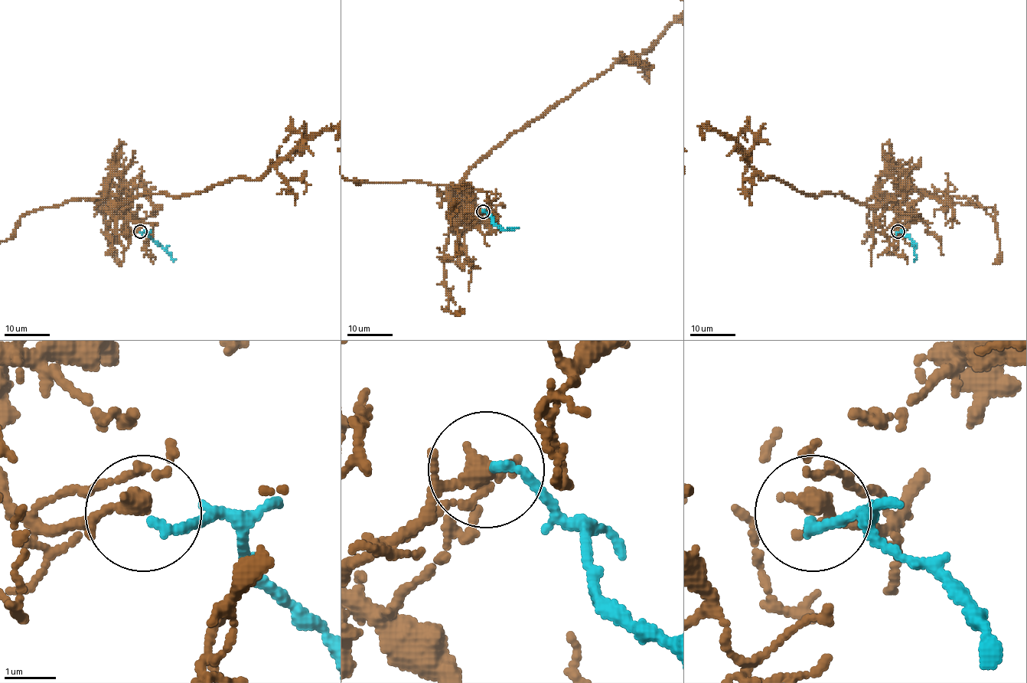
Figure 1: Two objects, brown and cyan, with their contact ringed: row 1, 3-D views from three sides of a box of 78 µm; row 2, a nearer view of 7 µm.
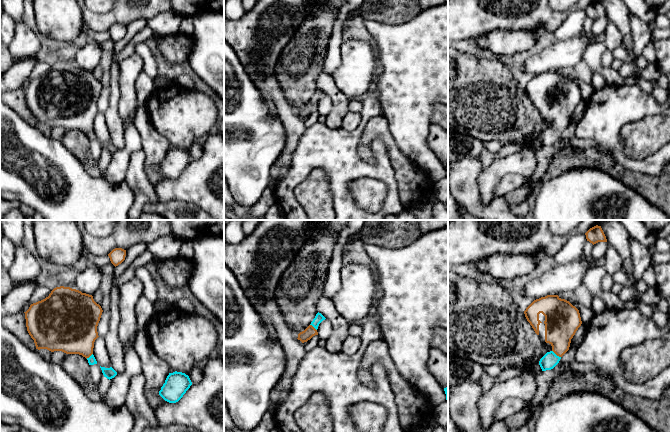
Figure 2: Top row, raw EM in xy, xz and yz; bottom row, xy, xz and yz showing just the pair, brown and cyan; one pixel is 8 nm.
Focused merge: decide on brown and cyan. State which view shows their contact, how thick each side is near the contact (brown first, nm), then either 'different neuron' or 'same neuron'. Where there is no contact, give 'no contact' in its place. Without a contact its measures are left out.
contact in yz; calibres 260 and 120 nm; same neuron

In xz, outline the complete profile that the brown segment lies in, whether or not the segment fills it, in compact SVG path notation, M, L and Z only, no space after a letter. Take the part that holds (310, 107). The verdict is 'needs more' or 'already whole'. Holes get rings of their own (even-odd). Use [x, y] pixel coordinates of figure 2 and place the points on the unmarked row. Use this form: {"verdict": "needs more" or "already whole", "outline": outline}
{"verdict": "needs more", "outline": "M317 89L311 100L302 108L298 110L298 116L300 116L302 119L307 118L310 116L313 112L318 111L317 105L319 100L325 96L326 94L321 90Z"}

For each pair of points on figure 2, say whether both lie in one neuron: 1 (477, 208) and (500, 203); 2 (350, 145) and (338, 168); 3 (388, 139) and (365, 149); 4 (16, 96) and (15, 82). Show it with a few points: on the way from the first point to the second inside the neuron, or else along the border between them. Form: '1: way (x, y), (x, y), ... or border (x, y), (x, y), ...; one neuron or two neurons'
1: way (483, 209), (494, 209); one neuron
2: way (344, 151), (340, 155), (340, 162); one neuron
3: way (381, 135), (374, 135), (367, 142); one neuron
4: border (23, 87), (10, 92); two neurons

